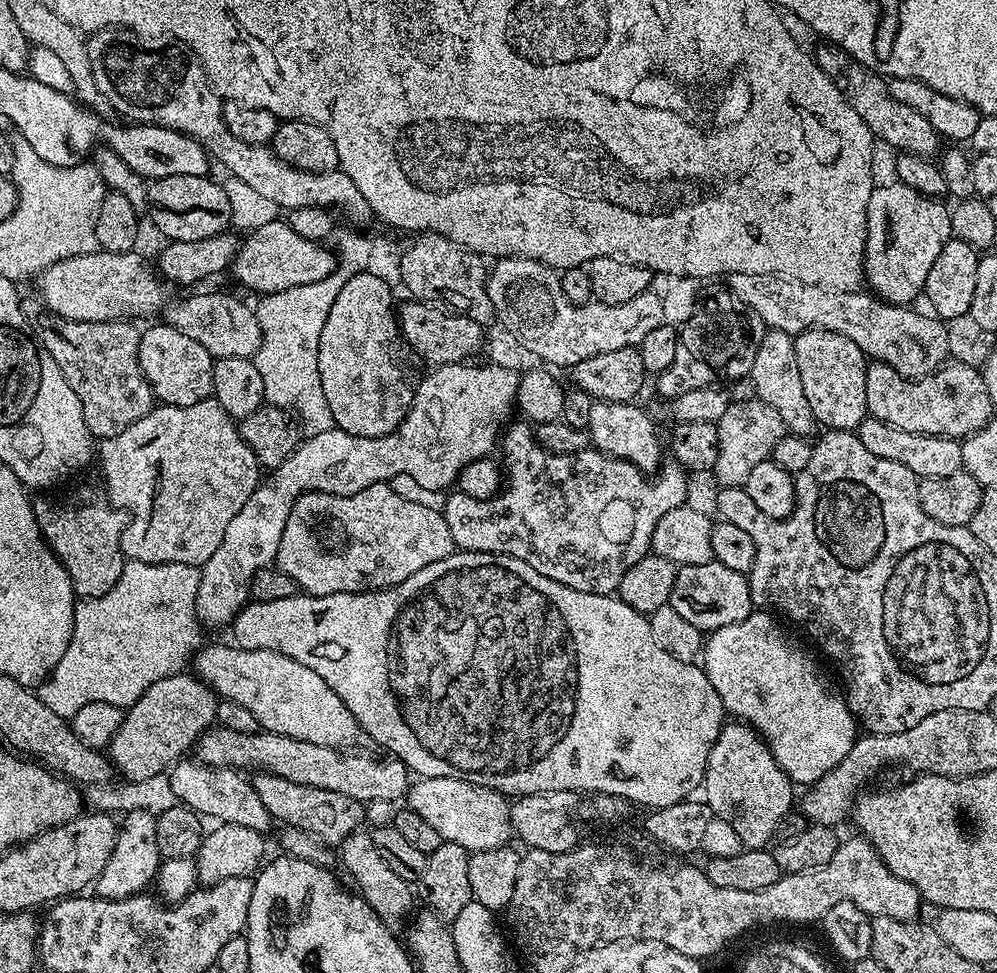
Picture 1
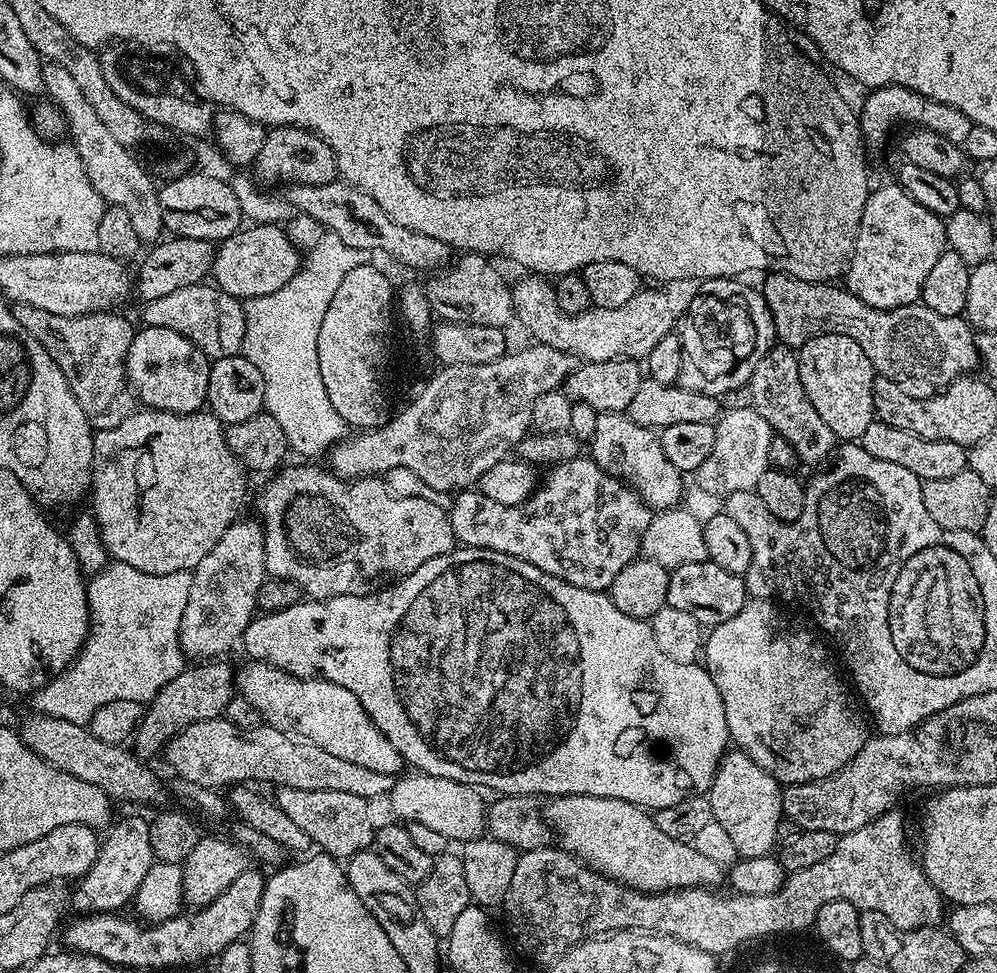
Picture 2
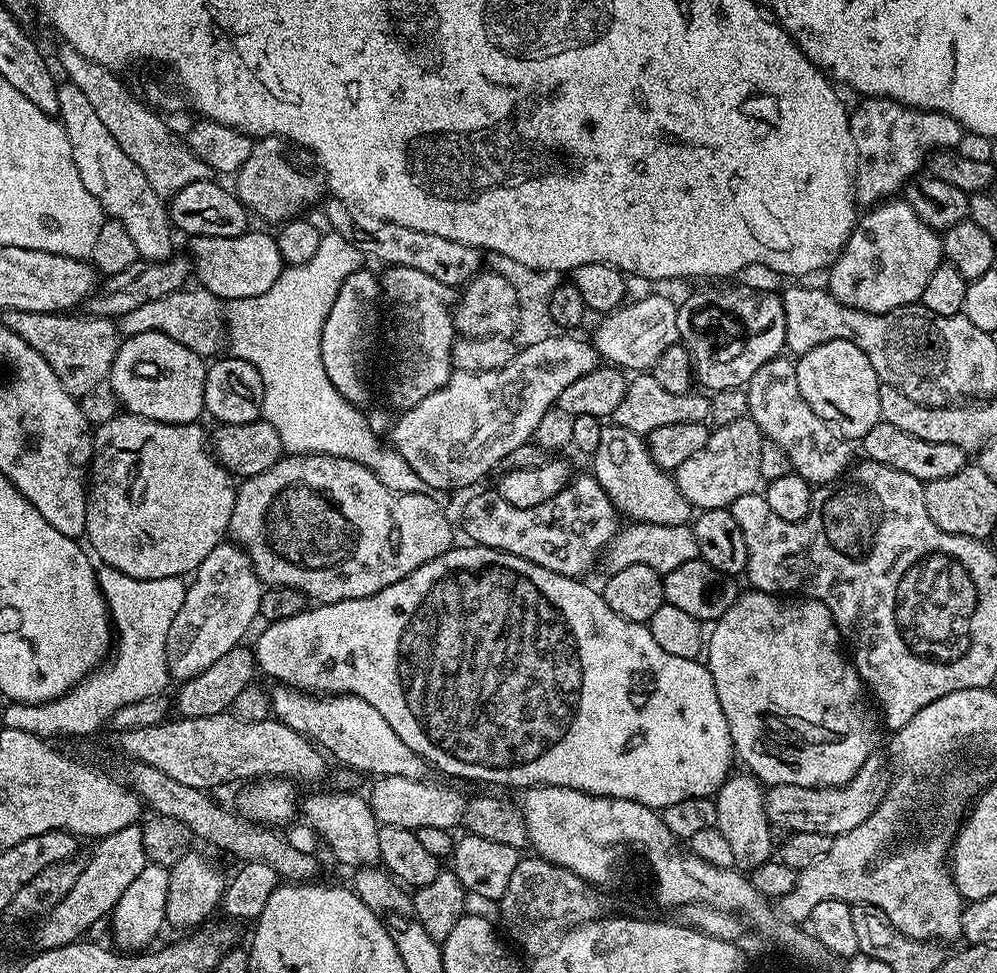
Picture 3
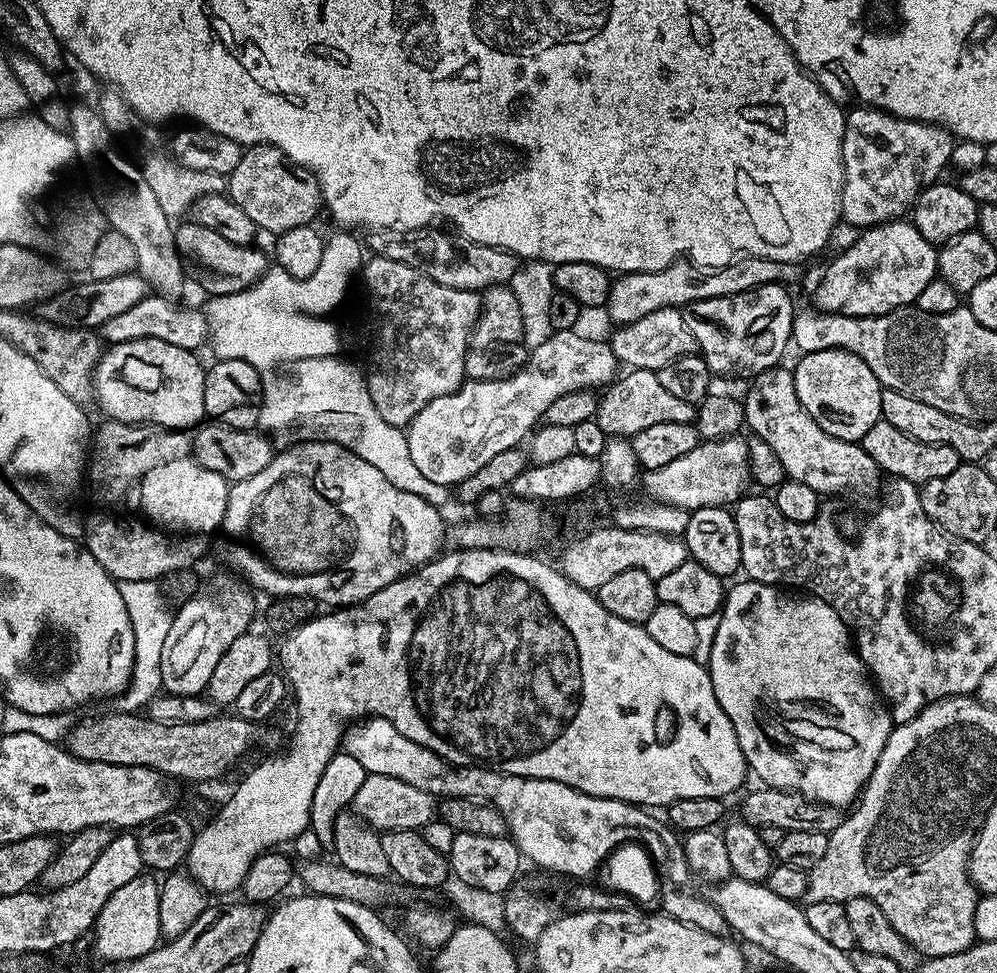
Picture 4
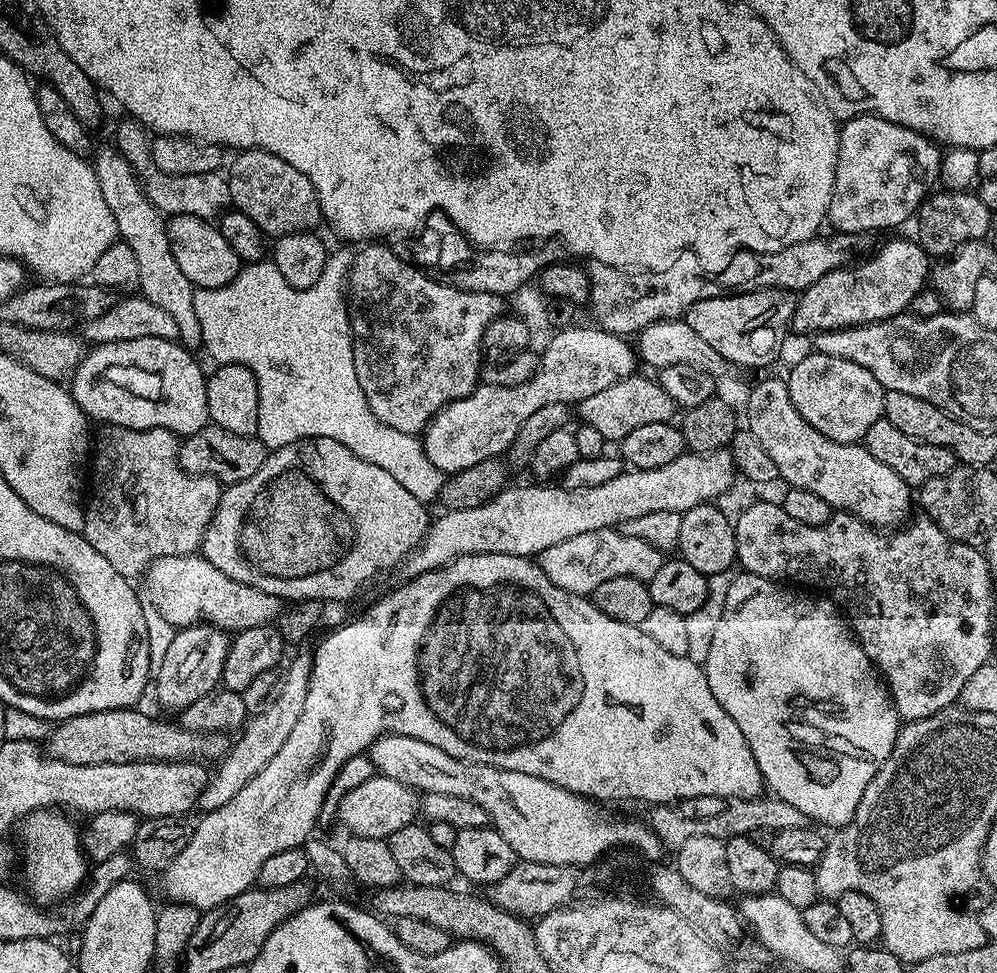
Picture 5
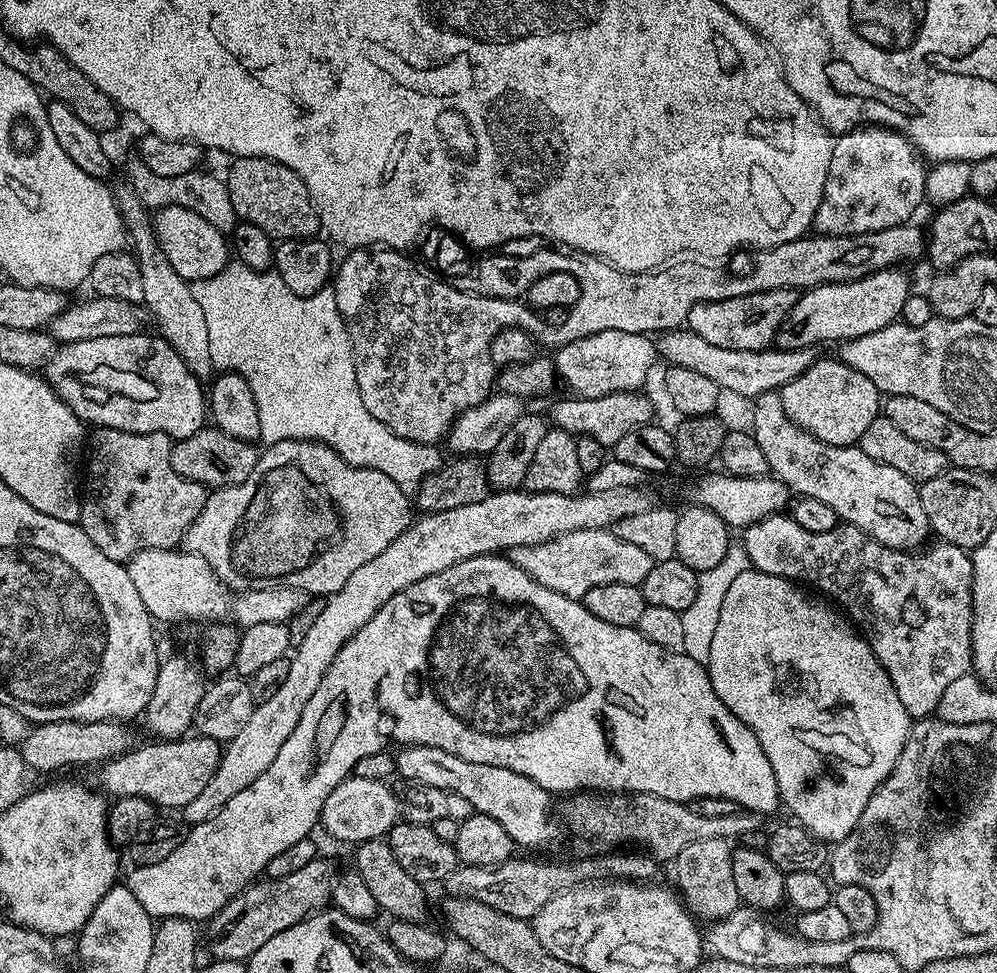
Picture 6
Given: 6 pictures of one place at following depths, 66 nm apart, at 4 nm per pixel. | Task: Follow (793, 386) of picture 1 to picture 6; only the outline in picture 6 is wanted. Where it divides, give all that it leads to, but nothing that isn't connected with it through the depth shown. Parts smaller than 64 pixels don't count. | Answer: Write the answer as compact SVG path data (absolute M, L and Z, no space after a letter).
M767 392L751 403L751 434L766 457L769 473L781 480L789 493L820 499L834 509L843 523L853 524L872 540L891 548L916 550L929 539L930 529L926 510L922 510L920 489L916 481L902 474L902 470L874 462L859 446L830 446L814 438L788 417L779 392Z

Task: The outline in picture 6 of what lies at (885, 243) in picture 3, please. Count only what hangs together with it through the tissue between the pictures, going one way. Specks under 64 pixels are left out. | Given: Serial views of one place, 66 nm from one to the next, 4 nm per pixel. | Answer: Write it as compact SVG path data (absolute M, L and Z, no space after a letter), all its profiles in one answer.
M896 266L850 282L819 284L799 293L791 314L776 334L775 345L784 349L800 349L818 346L820 342L837 343L876 333L899 319L909 295L908 276Z

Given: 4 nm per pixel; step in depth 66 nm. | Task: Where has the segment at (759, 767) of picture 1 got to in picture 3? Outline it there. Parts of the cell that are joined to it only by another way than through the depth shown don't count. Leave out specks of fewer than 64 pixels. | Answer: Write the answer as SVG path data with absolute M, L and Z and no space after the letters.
M751 774L729 775L714 797L716 802L716 829L726 838L730 851L734 854L734 865L740 870L753 870L773 859L772 832L768 815L764 809L764 793L759 780Z

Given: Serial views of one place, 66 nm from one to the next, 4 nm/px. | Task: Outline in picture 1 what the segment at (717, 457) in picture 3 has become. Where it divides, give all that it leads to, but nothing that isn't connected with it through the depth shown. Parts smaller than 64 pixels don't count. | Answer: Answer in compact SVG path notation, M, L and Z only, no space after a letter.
M757 399L746 402L731 401L715 426L718 430L718 458L714 475L720 488L741 487L746 478L750 478L750 470L754 470L758 462L771 457L774 446L786 432L780 419Z

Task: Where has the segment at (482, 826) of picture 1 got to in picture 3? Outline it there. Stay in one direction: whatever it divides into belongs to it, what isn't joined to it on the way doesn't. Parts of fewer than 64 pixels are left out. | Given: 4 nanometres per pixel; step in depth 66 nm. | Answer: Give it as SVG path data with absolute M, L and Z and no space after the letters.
M385 776L377 779L372 788L372 793L367 793L366 799L372 805L372 812L376 815L380 824L390 826L402 826L413 830L422 826L438 826L439 828L455 829L455 824L459 825L464 819L464 806L466 796L460 792L455 792L452 788L443 788L440 784L428 784L427 779L415 780L414 778L398 778L397 776Z

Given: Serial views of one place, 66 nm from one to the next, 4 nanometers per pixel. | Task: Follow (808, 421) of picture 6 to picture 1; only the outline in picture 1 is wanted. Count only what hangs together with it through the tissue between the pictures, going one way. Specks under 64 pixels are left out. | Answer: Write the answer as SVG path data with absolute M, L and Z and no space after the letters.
M808 328L795 337L798 354L798 370L802 374L802 391L806 393L806 402L814 414L817 425L831 430L837 428L843 432L851 432L864 421L868 415L866 406L866 370L869 361L857 344L850 342L846 334L838 334L830 330Z

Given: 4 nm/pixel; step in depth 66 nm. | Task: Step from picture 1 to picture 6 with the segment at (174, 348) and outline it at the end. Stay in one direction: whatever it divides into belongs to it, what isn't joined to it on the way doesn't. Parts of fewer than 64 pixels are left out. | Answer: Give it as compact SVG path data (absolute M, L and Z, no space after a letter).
M148 335L90 338L86 342L60 344L42 369L43 379L85 425L127 432L161 432L173 441L190 438L190 434L206 424L206 392L203 387L200 389L201 377L188 369L163 336Z

